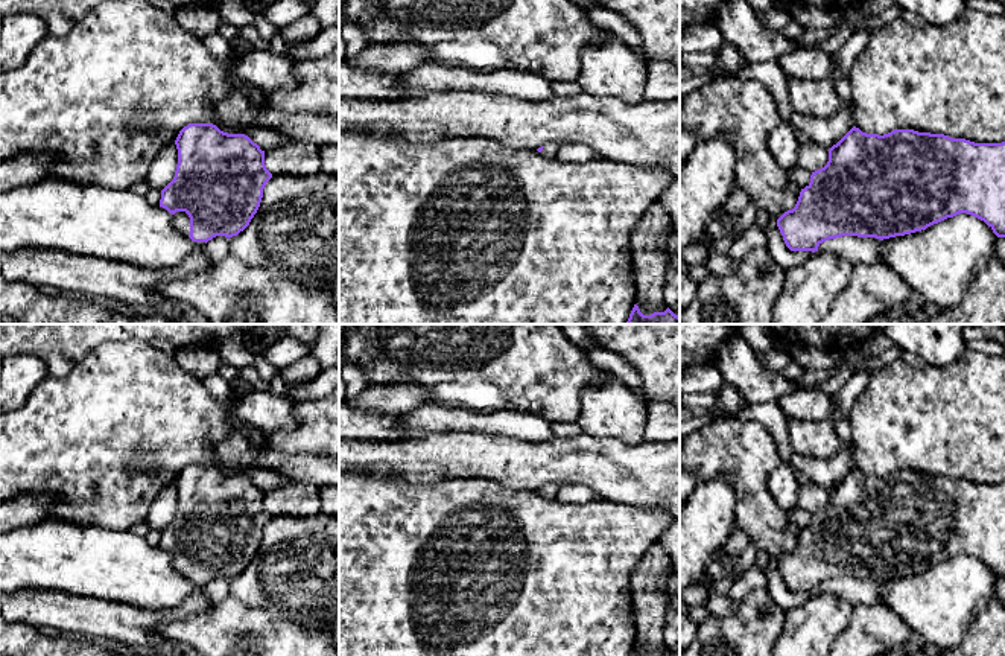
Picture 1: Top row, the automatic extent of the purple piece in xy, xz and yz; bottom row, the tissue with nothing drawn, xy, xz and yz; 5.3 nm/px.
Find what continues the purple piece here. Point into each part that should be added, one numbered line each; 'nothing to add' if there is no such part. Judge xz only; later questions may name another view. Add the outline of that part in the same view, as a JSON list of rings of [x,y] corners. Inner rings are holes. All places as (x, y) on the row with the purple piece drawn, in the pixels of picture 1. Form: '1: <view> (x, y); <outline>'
1: xz (551, 149); [[[549,143],[544,145],[541,155],[547,157],[547,158],[555,158],[558,152],[558,145],[556,143]]]

